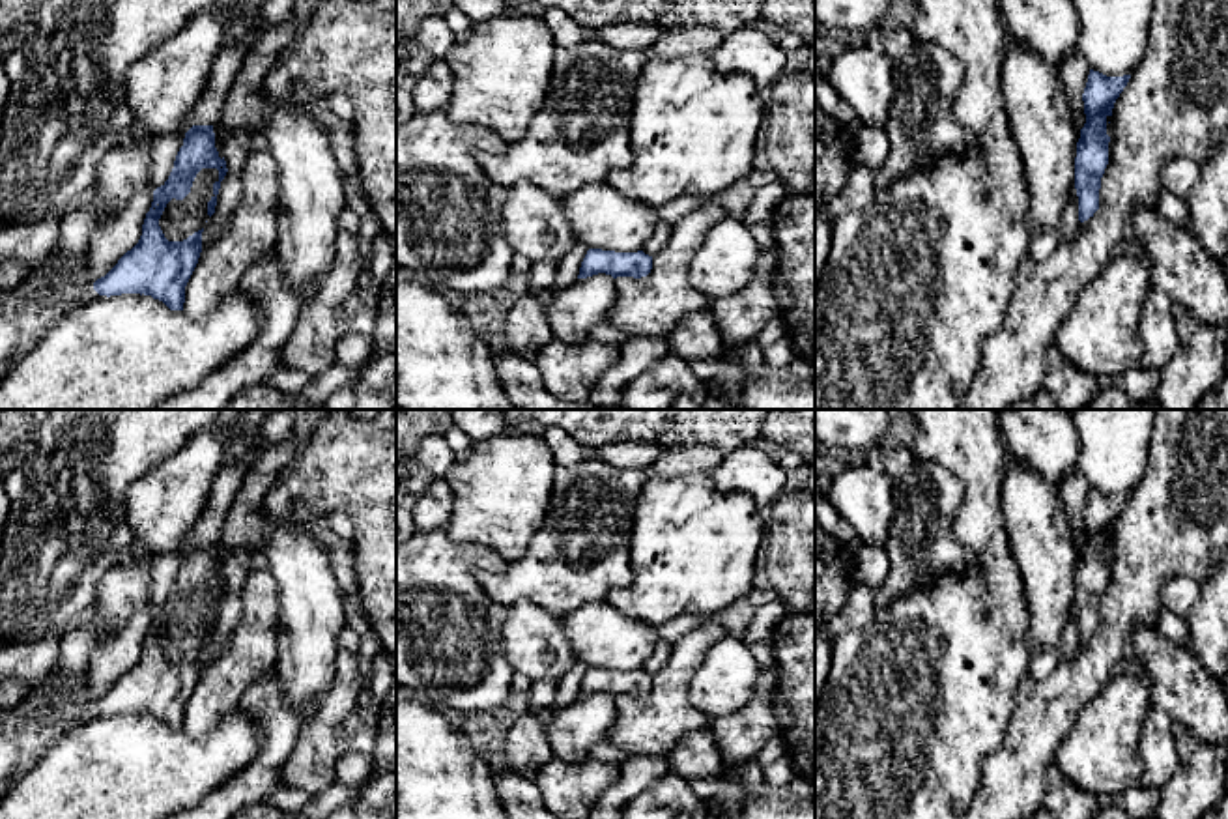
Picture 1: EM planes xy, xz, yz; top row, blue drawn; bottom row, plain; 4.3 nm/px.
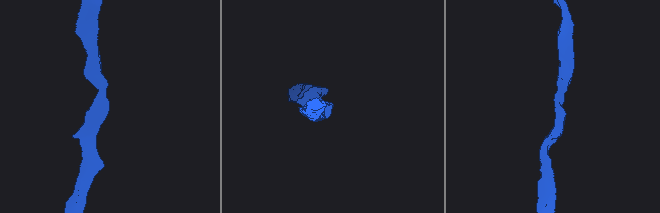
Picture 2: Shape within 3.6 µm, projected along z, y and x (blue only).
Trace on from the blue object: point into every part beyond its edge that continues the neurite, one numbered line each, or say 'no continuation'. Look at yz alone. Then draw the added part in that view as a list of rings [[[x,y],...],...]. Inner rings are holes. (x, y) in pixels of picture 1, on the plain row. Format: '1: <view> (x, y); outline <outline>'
no continuation

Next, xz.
no continuation

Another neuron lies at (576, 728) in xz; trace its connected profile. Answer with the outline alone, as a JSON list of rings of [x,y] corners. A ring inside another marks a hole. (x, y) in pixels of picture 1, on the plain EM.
[[[598,692],[576,697],[544,724],[555,757],[566,763],[583,763],[594,744],[607,740],[615,720],[615,697]]]

